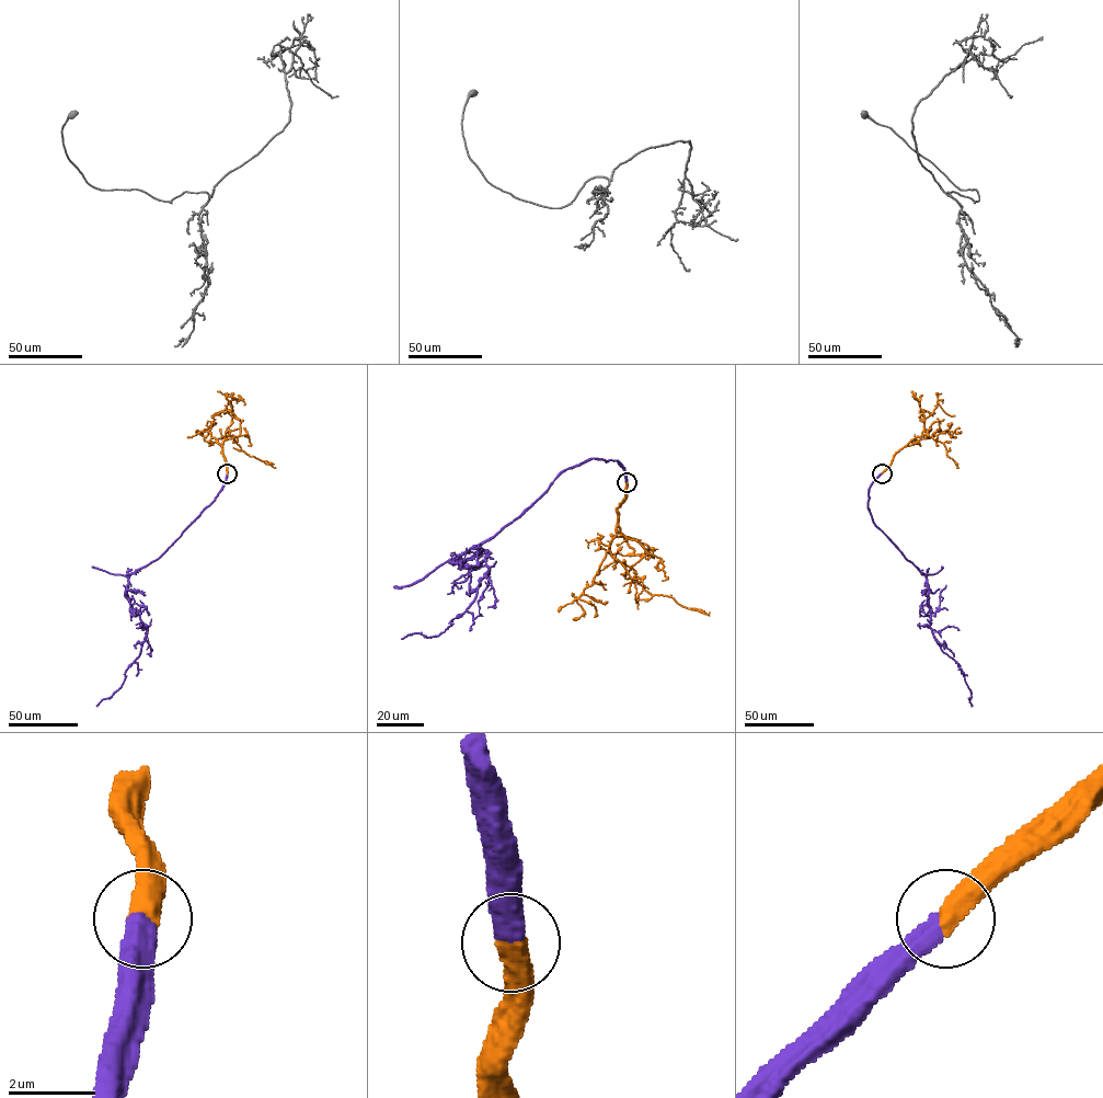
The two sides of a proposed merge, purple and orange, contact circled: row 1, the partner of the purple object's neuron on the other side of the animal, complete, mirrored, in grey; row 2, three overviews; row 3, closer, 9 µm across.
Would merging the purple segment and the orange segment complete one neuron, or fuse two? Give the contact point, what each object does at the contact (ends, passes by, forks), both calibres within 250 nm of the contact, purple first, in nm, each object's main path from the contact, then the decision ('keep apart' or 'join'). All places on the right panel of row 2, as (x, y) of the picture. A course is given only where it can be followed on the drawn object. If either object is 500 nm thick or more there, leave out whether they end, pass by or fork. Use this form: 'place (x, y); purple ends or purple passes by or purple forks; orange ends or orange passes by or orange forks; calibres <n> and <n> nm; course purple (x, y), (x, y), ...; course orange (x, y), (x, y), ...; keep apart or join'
place (882, 473); calibres 500 and 550 nm; course purple (881, 473), (870, 487), (868, 509), (873, 523), (926, 576), (930, 627), (941, 649), (960, 668), (972, 706); course orange (881, 473), (900, 449), (935, 435), (956, 468); join

